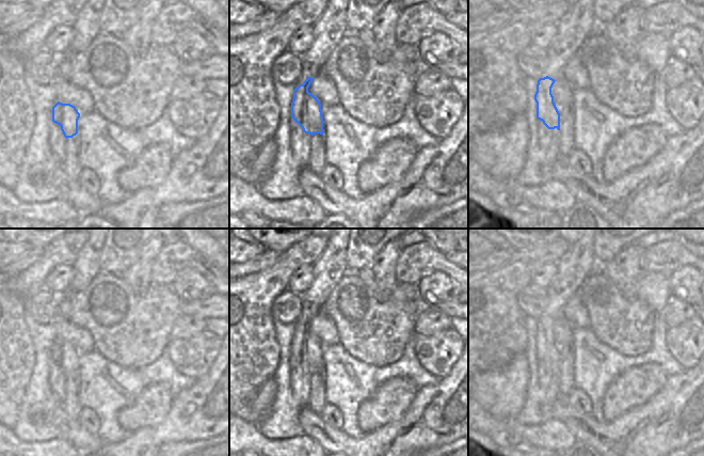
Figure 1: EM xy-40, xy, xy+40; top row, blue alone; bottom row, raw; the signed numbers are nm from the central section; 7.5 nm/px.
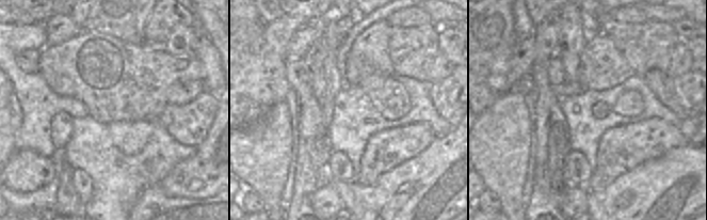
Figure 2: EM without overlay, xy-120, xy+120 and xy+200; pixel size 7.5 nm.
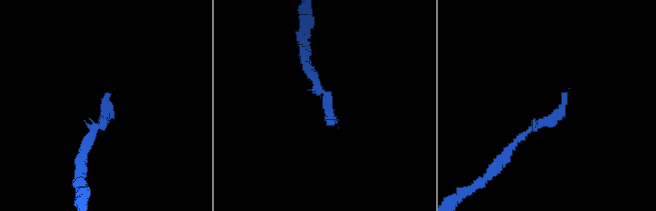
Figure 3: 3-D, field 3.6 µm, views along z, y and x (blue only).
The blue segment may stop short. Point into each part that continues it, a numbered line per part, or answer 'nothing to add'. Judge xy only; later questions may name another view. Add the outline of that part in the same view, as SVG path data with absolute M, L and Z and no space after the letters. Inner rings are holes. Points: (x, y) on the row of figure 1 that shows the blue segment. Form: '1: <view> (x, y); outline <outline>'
nothing to add

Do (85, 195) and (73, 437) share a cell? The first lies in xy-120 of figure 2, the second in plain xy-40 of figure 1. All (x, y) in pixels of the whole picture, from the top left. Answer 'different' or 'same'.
different

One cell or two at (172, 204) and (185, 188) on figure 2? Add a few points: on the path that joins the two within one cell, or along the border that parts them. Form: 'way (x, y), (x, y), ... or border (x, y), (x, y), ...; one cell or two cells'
border (159, 185), (169, 195), (202, 199); two cells

